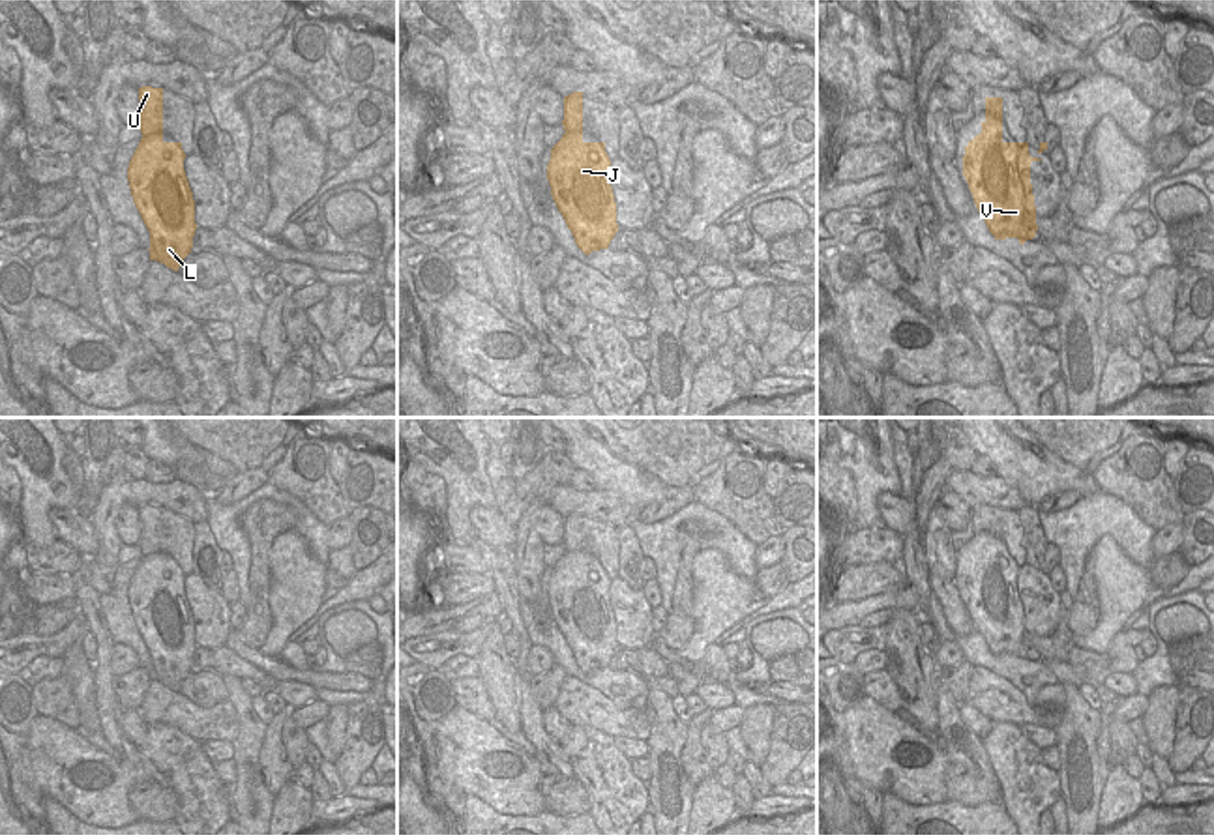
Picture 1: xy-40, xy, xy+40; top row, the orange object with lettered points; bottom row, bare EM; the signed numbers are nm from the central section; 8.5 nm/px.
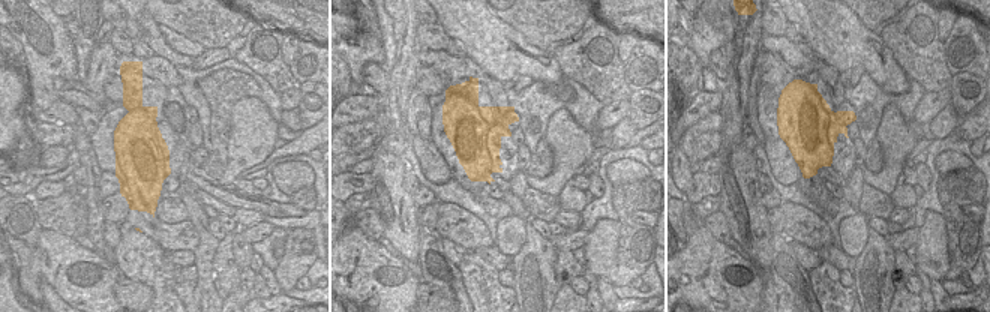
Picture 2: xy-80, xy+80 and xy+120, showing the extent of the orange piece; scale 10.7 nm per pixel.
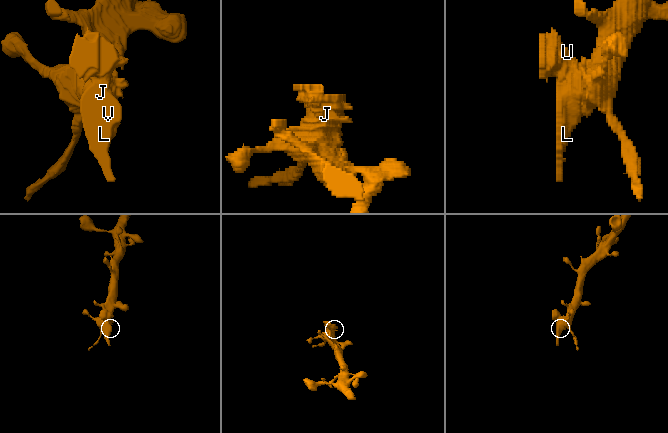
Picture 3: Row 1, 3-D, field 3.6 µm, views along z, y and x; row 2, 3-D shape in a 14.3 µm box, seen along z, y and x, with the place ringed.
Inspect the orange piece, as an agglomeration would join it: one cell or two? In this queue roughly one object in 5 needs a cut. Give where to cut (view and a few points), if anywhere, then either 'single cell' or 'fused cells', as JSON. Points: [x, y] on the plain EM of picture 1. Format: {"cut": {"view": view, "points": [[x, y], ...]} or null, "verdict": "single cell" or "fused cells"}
{"cut": {"view": "xy-40", "points": [[162, 551], [143, 556]]}, "verdict": "fused cells"}

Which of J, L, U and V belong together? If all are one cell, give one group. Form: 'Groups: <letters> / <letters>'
Groups: J L V / U

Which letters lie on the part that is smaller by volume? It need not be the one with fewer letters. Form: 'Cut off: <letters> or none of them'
Cut off: U

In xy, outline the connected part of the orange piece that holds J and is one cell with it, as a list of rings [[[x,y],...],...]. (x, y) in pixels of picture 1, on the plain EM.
[[[583,550],[564,552],[551,569],[551,614],[585,674],[607,668],[618,652],[609,588],[605,562],[585,562]]]

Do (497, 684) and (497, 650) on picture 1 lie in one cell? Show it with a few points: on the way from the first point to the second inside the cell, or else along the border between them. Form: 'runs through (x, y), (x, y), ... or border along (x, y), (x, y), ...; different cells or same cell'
runs through (497, 676), (497, 658); same cell

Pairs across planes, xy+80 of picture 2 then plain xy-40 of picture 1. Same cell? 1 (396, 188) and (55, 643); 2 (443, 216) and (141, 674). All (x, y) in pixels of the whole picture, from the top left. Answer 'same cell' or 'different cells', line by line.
1: different cells
2: same cell

